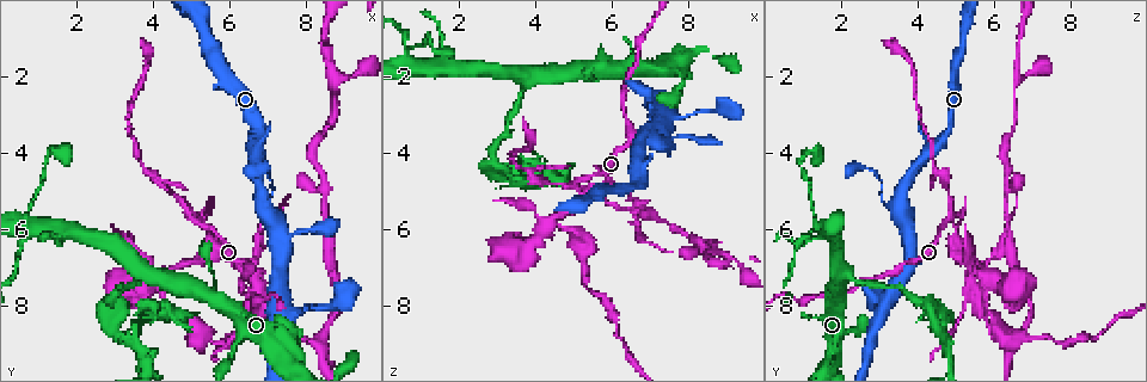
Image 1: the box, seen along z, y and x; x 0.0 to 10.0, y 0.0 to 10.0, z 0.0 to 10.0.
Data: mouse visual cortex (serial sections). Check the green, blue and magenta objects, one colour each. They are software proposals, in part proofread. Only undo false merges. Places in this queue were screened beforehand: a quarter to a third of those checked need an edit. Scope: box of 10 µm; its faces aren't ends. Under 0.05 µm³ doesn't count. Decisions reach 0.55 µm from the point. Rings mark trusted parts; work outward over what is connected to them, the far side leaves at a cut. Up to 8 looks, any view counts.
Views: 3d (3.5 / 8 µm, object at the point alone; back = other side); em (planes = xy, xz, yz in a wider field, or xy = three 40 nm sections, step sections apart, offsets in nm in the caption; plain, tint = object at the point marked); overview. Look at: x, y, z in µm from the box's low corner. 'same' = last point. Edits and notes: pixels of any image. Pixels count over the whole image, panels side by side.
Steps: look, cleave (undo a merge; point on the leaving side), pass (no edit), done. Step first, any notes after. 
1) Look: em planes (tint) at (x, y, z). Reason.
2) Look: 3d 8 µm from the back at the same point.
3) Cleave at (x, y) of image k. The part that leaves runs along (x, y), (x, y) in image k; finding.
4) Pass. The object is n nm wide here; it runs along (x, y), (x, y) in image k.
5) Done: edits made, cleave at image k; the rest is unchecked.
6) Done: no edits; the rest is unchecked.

Look: 3d 8 µm at (3.75, 7.05, 1.95). Three arms meet.

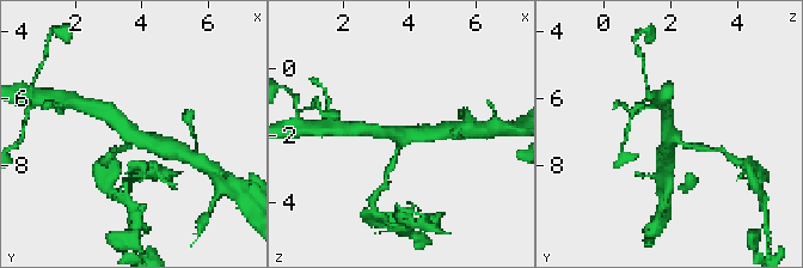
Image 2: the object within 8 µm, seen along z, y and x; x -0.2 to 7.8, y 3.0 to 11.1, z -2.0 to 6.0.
Look: em planes (tint) at the same point. 3 arms meet here; the arms are 200, 400, 450 nm wide.

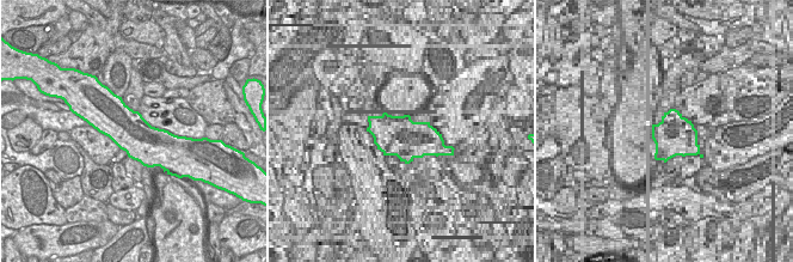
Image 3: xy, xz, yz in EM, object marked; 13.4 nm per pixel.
Pass. It runs along (167, 148), (135, 136), (109, 113) in image 2; continuous, no second cell.

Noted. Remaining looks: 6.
Look: 3d 8 µm at (5.15, 5.75, 4.80). Three-way junction.

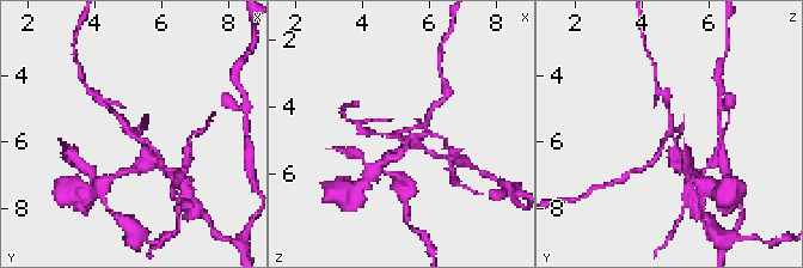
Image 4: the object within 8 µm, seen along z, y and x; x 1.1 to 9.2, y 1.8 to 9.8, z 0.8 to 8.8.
Look: em xy step 1 (tint) at the same point. Need the tissue.

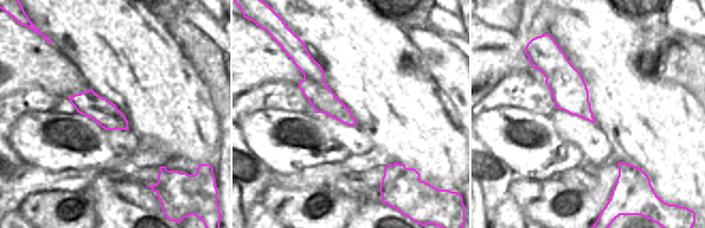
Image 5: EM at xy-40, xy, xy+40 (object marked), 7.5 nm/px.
Cleave at (672, 154) of image 4. The object is 190 nm wide here; a border runs along (77, 110), (94, 97), (119, 113) in image 5; a second cell is stuck on.

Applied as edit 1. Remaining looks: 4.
Look: 3d 3.5 µm at (6.90, 5.35, 3.50). Sharp bend.

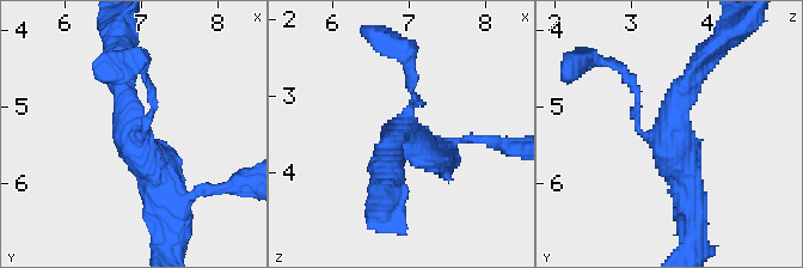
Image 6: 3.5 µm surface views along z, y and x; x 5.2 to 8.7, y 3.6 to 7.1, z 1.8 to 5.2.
Look: em xy step 5 (tint) at (6.90, 5.40, 3.50). 3 arms meet here; the arms are 100, 250, 450 nm wide; now the EM.

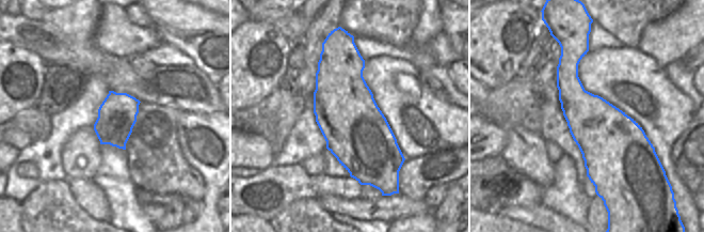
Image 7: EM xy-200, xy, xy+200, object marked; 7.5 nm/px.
Look: em xy step 1 (tint) at the same point.

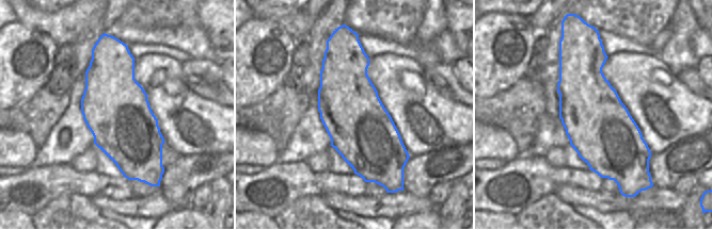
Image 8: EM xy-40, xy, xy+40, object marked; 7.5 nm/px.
Pass. It runs along (126, 64), (126, 126), (169, 203) in image 6; one cell here.

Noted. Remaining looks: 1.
Done: edits made, cleave at image 4; the rest is unchecked.

